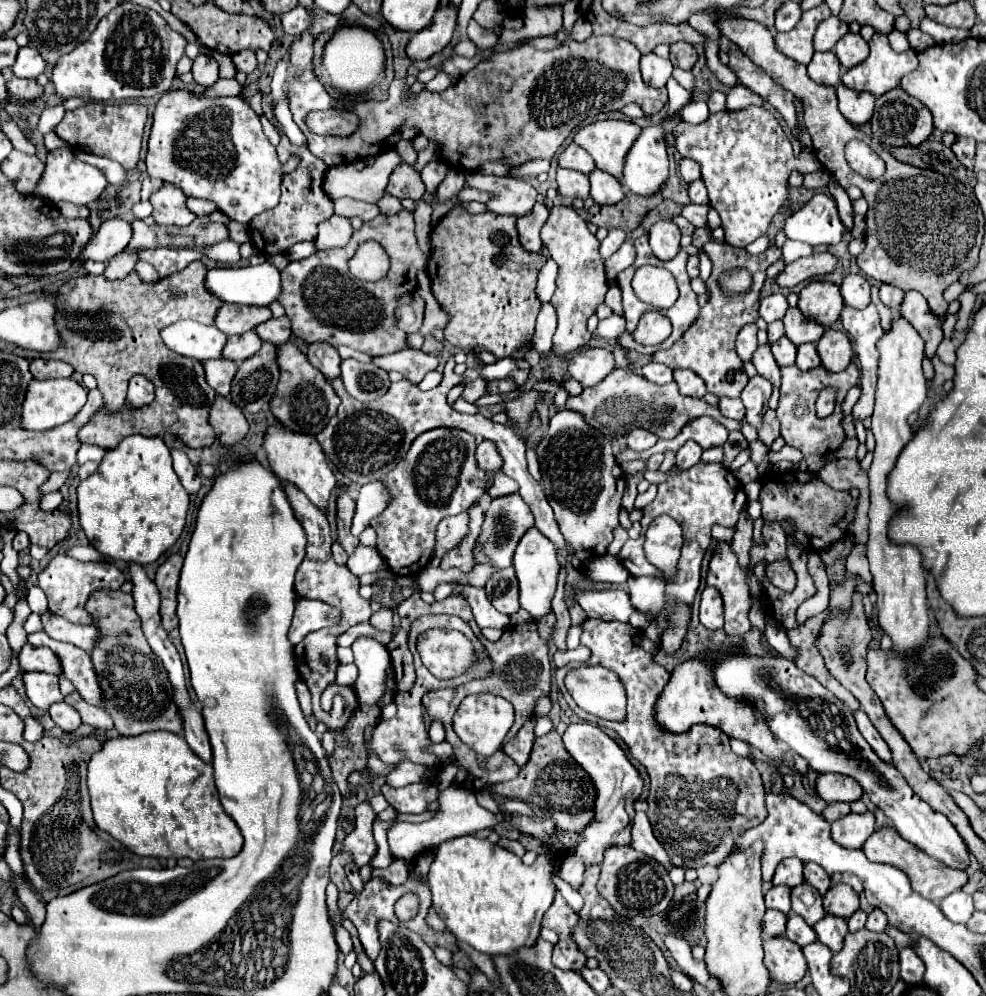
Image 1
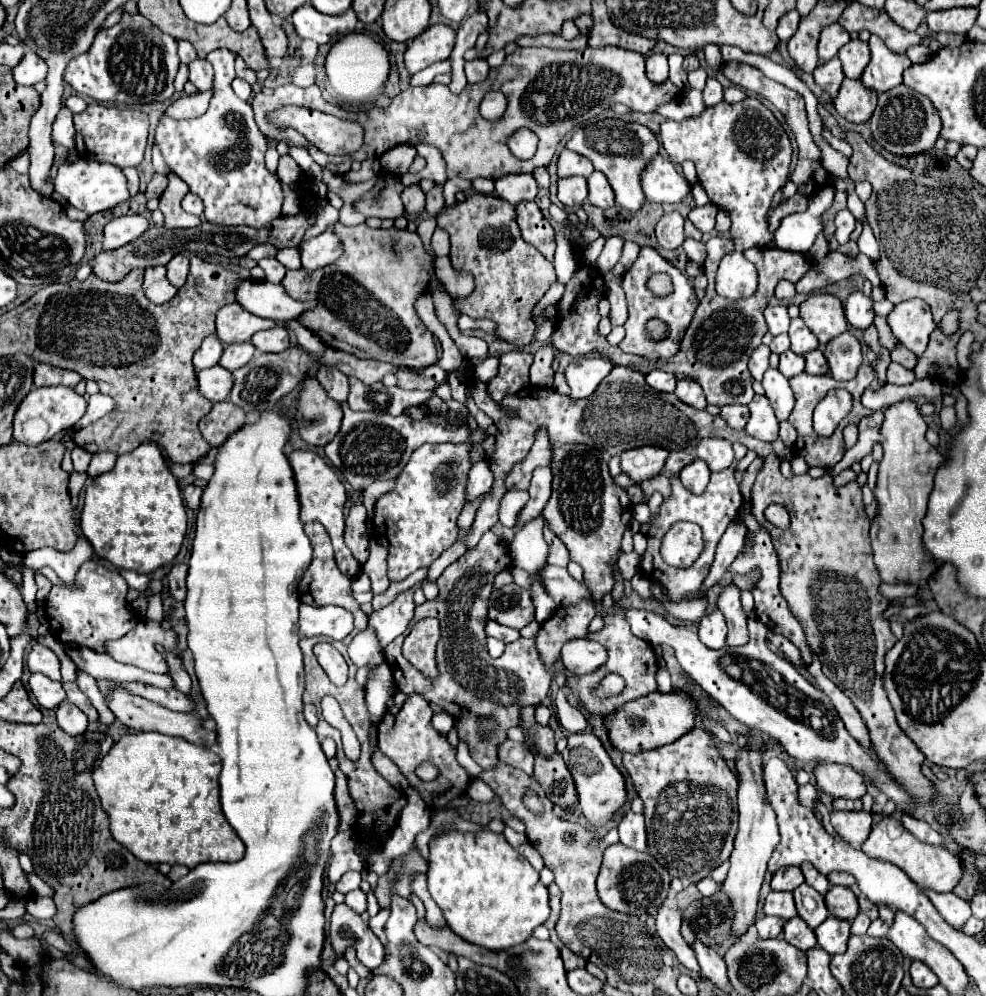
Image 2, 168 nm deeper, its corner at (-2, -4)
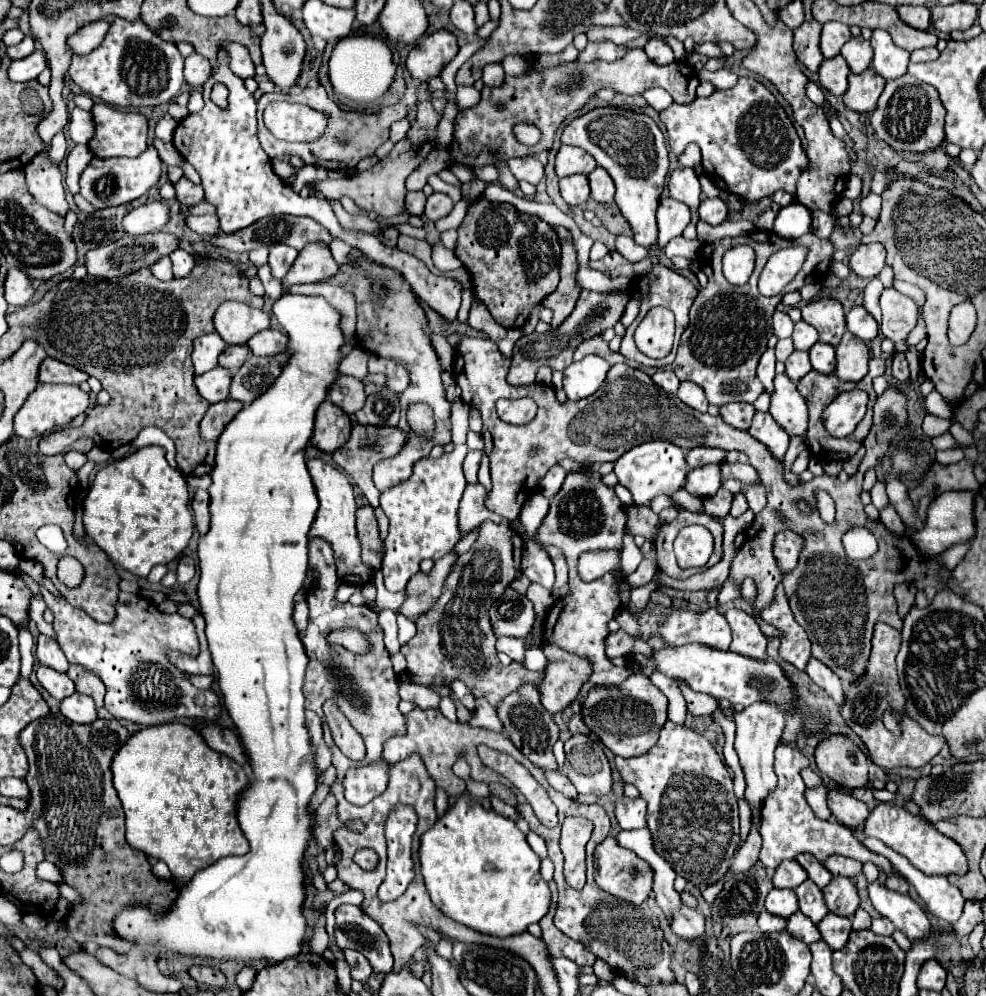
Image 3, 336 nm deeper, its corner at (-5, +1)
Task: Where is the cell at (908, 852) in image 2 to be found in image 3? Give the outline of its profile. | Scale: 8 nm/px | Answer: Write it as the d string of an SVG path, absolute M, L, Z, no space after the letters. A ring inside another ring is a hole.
M891 802L877 804L869 812L869 818L865 820L863 832L865 832L865 836L873 836L873 838L879 838L881 842L885 842L889 848L893 848L895 852L905 856L915 868L919 868L925 874L943 874L943 876L965 874L967 860L965 860L965 854L961 852L961 846L955 840L947 838L945 834L937 832L933 828L933 824L929 824L921 816L907 812L903 806L895 806Z

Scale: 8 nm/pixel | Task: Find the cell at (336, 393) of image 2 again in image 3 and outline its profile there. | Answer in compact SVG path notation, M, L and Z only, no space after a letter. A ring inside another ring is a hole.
M341 376L327 396L327 400L339 406L345 414L355 414L357 410L361 410L365 406L365 398L367 396L363 392L361 380L353 376Z

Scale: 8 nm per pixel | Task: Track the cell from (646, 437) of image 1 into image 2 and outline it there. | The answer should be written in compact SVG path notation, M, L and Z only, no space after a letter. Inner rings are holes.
M638 447L624 451L620 457L622 457L620 461L622 471L628 473L636 483L640 483L642 479L654 477L658 471L662 471L668 451L658 447Z

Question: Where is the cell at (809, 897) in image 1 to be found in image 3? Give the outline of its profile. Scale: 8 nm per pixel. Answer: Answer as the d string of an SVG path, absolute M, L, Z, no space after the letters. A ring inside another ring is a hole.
M805 880L801 886L797 886L795 894L797 894L799 910L807 918L811 918L813 924L817 924L829 912L827 906L825 906L821 890L811 880Z

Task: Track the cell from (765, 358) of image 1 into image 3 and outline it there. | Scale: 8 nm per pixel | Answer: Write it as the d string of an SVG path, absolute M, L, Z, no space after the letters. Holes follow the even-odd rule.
M787 374L775 376L775 394L771 398L771 416L793 438L807 432L807 404L797 390L797 384Z

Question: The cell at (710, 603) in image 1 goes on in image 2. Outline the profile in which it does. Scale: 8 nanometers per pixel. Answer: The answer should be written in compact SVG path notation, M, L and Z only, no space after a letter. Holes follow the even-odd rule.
M714 609L702 617L698 625L698 637L710 649L720 649L726 645L726 619L720 609Z

